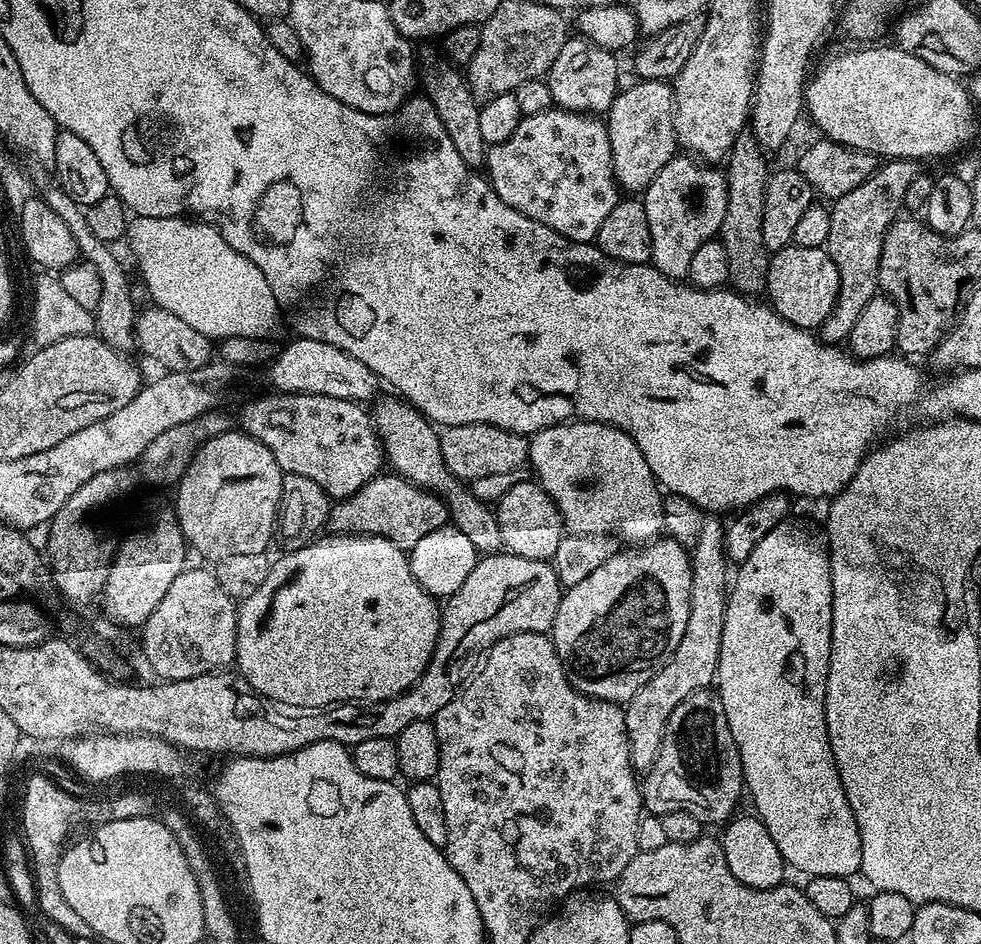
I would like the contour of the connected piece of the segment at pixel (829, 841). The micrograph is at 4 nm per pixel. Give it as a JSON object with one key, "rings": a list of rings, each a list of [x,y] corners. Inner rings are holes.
{"rings":[[[789,518],[778,522],[758,546],[735,569],[734,579],[727,593],[726,618],[722,626],[722,646],[720,661],[716,671],[715,683],[720,684],[718,695],[722,702],[722,710],[726,710],[726,722],[730,722],[730,734],[734,734],[734,742],[738,746],[738,754],[744,771],[744,786],[747,795],[752,795],[755,815],[770,830],[770,838],[774,838],[774,846],[782,854],[785,865],[789,869],[797,868],[810,876],[842,876],[852,878],[860,872],[862,862],[862,838],[858,834],[858,822],[854,822],[854,810],[850,810],[850,802],[846,798],[846,790],[842,790],[840,775],[834,762],[834,754],[830,750],[830,738],[826,726],[824,703],[826,702],[826,682],[830,670],[830,646],[832,645],[832,583],[830,582],[830,554],[828,538],[812,524],[804,520]]]}

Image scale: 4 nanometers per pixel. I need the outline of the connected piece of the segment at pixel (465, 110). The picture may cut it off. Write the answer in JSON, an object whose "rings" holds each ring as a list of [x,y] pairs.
{"rings":[[[428,52],[418,60],[418,84],[423,95],[436,109],[438,118],[442,118],[442,126],[446,134],[450,134],[450,142],[454,142],[458,154],[462,154],[462,162],[473,170],[480,170],[486,164],[486,145],[482,138],[482,126],[478,123],[480,104],[476,100],[477,93],[468,83],[467,75],[451,60],[443,55]]]}

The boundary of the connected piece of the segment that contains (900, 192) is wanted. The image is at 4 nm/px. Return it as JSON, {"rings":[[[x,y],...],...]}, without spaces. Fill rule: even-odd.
{"rings":[[[889,159],[881,163],[876,173],[862,186],[854,186],[850,194],[842,194],[830,208],[830,238],[827,250],[832,261],[838,266],[838,298],[834,310],[824,319],[818,329],[818,336],[825,344],[833,346],[847,341],[850,330],[854,330],[854,322],[866,302],[878,292],[880,274],[880,255],[884,245],[884,236],[892,221],[904,208],[906,186],[914,182],[918,174],[918,164],[914,160]]]}

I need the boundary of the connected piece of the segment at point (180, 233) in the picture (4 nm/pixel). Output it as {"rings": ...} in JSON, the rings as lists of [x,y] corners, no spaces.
{"rings":[[[136,216],[128,225],[126,244],[132,247],[136,255],[139,275],[149,287],[153,305],[170,310],[170,314],[194,326],[198,334],[216,342],[235,336],[266,340],[273,335],[271,332],[279,326],[280,320],[282,324],[282,309],[274,298],[274,290],[270,290],[266,282],[266,274],[262,274],[262,270],[258,270],[250,258],[238,254],[238,250],[234,250],[234,246],[222,238],[219,228],[192,218]]]}

